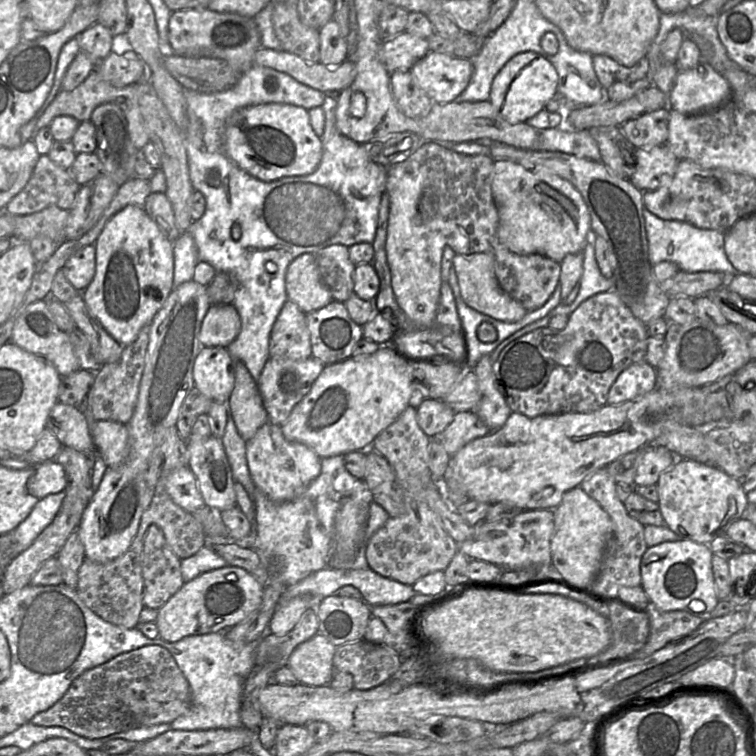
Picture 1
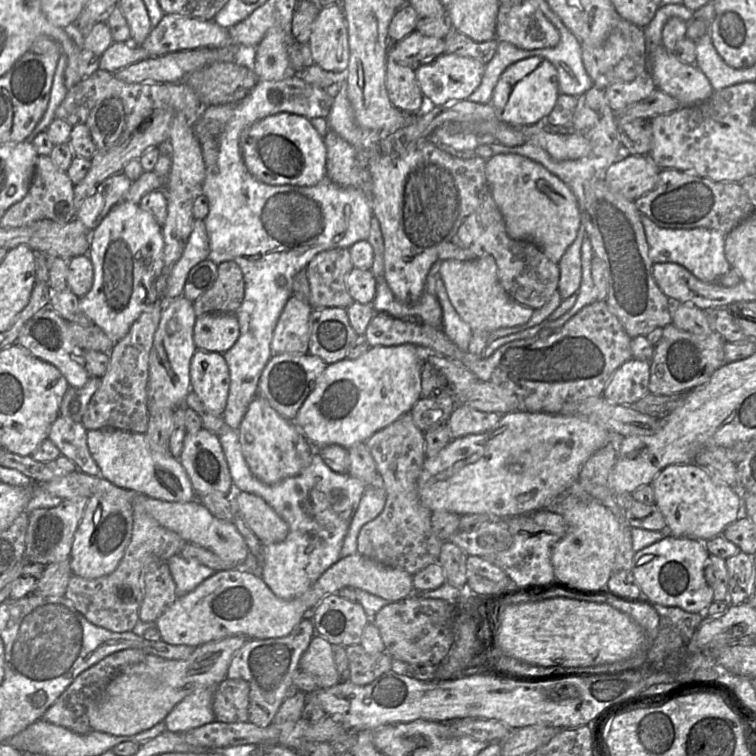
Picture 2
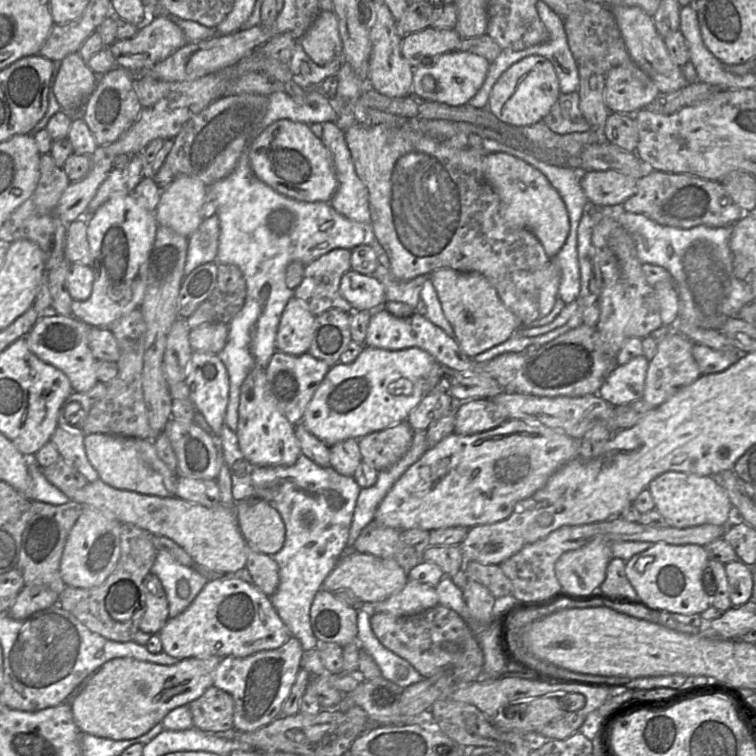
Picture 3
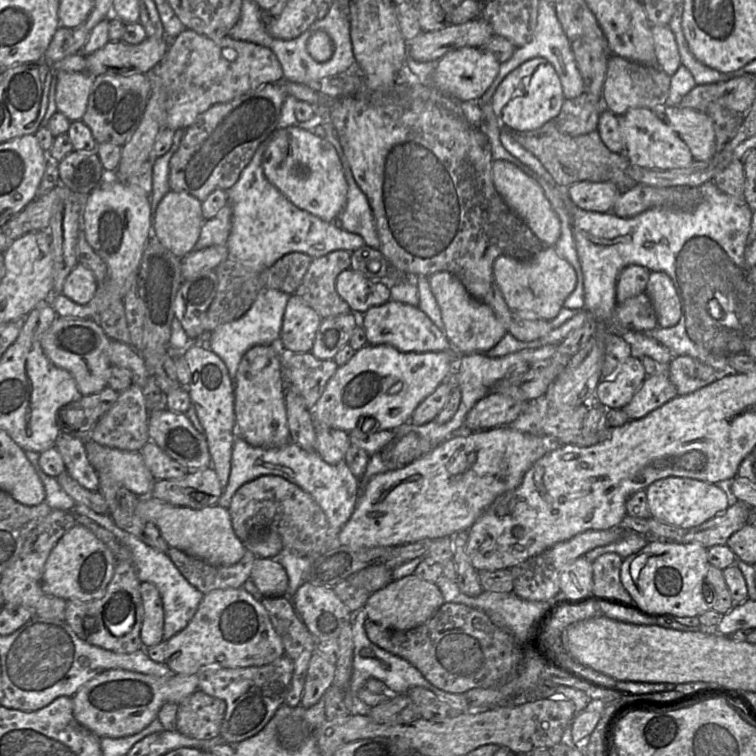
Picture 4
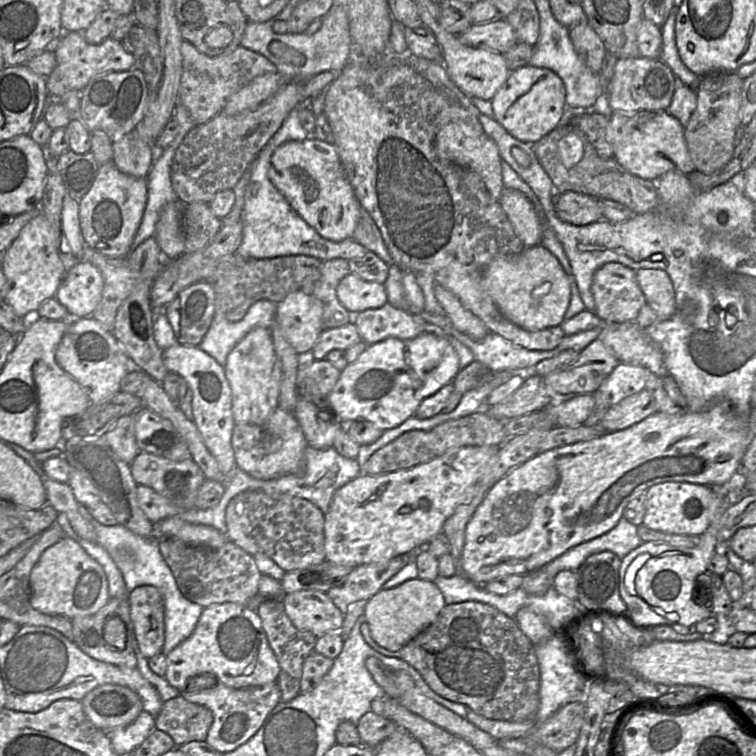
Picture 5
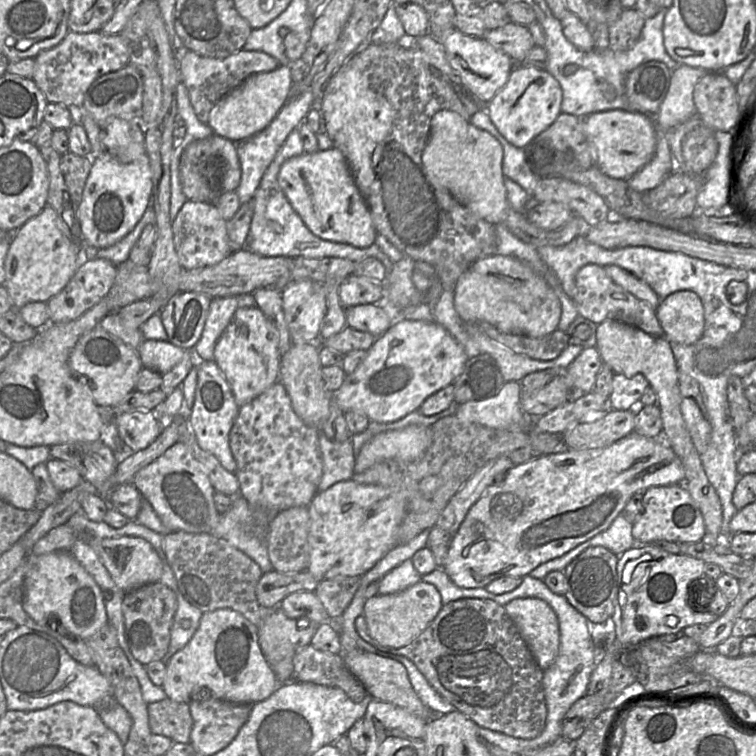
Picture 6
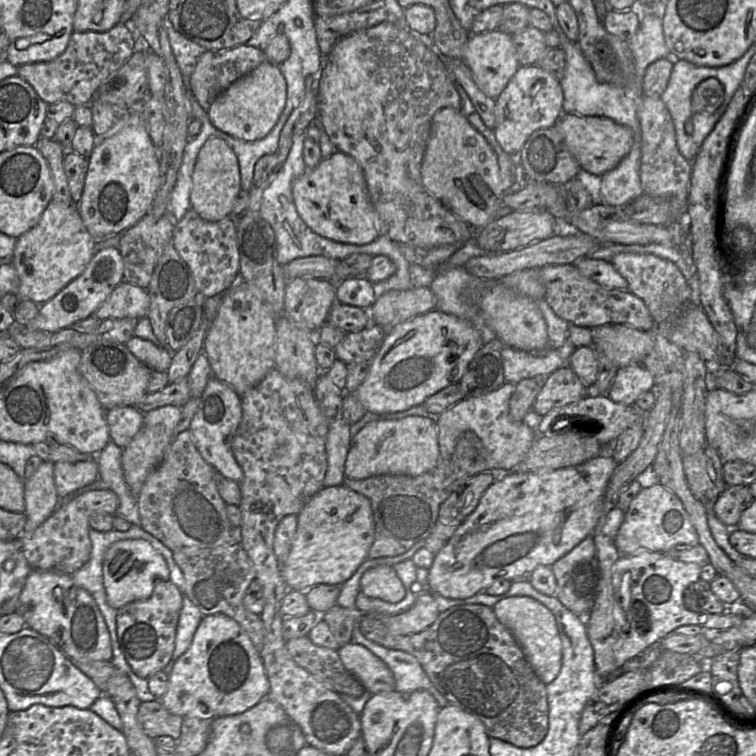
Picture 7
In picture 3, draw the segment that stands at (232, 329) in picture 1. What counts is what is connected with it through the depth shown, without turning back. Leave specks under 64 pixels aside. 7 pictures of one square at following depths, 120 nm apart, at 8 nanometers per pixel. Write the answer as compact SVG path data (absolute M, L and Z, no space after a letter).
M202 324L190 331L189 343L193 351L217 355L226 345L228 332L228 324Z

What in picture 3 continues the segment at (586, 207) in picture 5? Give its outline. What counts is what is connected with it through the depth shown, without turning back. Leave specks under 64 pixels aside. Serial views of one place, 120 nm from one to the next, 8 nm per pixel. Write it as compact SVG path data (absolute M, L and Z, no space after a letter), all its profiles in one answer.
M615 170L589 171L581 179L581 187L590 206L620 206L637 191L637 179Z

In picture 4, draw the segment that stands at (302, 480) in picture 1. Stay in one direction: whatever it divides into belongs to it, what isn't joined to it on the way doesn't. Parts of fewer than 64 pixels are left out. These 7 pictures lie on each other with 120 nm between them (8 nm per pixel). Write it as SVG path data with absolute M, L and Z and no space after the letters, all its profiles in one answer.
M256 345L242 357L233 381L236 432L256 448L281 447L290 441L278 345Z

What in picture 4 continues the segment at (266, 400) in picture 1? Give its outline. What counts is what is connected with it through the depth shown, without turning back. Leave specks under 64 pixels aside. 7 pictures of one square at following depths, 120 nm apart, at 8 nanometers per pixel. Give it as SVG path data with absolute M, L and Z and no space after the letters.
M281 351L282 379L285 390L286 387L294 389L310 411L338 367L334 360L317 359L311 352Z

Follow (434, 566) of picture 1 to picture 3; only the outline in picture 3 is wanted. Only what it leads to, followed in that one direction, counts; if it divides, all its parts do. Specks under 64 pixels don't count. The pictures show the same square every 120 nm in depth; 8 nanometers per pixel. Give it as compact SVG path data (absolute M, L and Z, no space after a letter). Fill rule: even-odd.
M407 421L358 440L362 461L377 472L389 469L402 459L411 447L414 431ZM370 522L355 540L353 550L383 559L394 560L408 572L422 562L422 555L401 540L401 531Z

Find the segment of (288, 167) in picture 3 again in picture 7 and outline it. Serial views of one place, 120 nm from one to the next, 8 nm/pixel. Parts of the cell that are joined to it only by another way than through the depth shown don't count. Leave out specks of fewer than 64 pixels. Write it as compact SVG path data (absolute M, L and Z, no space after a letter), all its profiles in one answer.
M336 150L299 177L292 195L299 216L315 233L340 243L365 245L379 235L378 218L360 164Z

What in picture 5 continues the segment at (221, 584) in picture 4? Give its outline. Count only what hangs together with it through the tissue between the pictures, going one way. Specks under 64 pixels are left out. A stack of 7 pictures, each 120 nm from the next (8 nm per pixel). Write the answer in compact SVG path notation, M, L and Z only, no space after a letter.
M160 537L158 541L159 551L166 564L169 566L179 591L187 600L203 608L224 602L247 606L248 601L258 593L261 574L255 564L253 556L237 545L234 545L233 542L227 541L219 549L209 549L192 546L172 537Z

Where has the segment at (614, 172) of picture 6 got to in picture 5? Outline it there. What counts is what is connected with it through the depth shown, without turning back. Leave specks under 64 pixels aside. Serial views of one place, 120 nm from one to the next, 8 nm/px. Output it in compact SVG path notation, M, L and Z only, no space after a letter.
M641 110L635 113L609 112L607 141L613 149L613 158L628 172L647 180L654 180L668 171L689 174L694 169L684 137L684 127L677 118L665 111Z

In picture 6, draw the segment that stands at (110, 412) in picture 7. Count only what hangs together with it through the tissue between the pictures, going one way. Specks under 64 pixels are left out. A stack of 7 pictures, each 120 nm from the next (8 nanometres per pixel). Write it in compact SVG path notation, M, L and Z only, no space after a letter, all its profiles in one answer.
M132 411L115 419L121 445L137 452L147 448L161 433L163 424L154 411Z

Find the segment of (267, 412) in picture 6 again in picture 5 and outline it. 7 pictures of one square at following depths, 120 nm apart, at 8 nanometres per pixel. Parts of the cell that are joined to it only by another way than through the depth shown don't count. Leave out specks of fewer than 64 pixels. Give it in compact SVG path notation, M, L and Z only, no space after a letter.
M281 407L261 426L235 423L233 428L235 466L255 479L269 480L301 472L307 446L308 442L294 413Z

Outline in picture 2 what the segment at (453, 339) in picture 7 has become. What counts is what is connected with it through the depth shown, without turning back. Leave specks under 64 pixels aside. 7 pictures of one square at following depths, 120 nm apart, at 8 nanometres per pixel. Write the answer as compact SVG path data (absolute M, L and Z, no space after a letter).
M414 344L374 346L355 360L344 359L327 365L299 409L294 424L314 447L339 445L349 449L357 443L365 443L377 431L409 414L421 398L420 371L425 352L430 351Z

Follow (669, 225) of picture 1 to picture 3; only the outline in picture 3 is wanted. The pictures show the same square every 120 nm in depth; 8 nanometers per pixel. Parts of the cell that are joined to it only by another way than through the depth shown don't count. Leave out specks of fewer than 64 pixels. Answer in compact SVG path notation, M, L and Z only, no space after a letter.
M622 205L605 206L602 214L611 217L625 228L632 236L637 256L643 264L654 264L666 268L673 278L679 295L679 320L689 321L703 328L722 330L726 320L738 316L740 310L754 301L754 294L749 280L740 280L734 274L734 253L730 248L733 226L710 227L698 225L683 229L661 225L644 214L626 212Z

